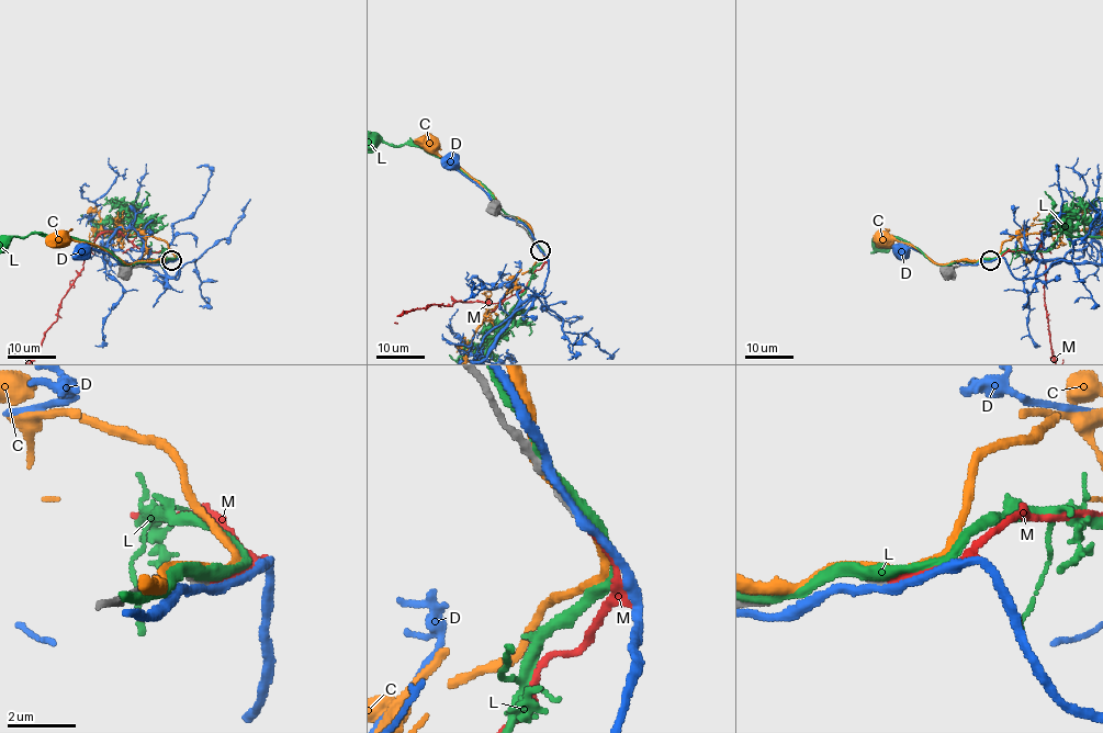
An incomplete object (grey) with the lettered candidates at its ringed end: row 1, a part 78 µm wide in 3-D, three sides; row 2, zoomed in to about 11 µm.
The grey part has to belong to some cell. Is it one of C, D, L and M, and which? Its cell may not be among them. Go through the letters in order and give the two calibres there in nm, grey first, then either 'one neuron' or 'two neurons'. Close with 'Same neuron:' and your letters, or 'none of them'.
C: 180 nm thick on the grey side, 220 nm on the other; two neurons
D: 240 nm thick on the grey side, 240 nm on the other; two neurons
L: 180 nm thick on the grey side, 320 nm on the other; two neurons
M: 220 nm thick on the grey side, 170 nm on the other; one neuron
Same neuron: M

